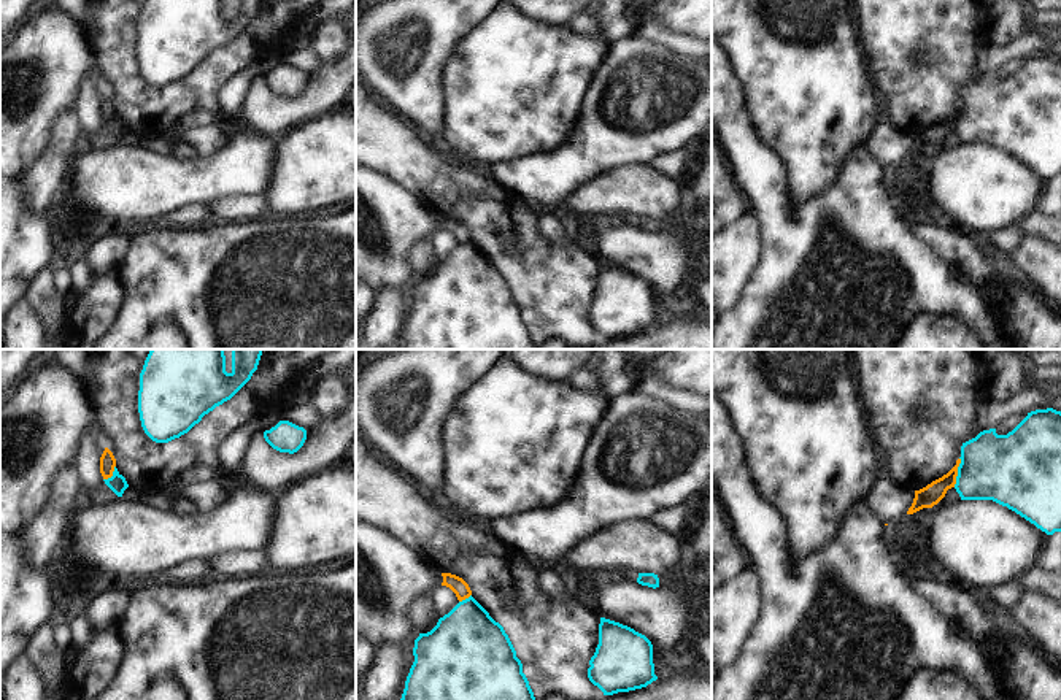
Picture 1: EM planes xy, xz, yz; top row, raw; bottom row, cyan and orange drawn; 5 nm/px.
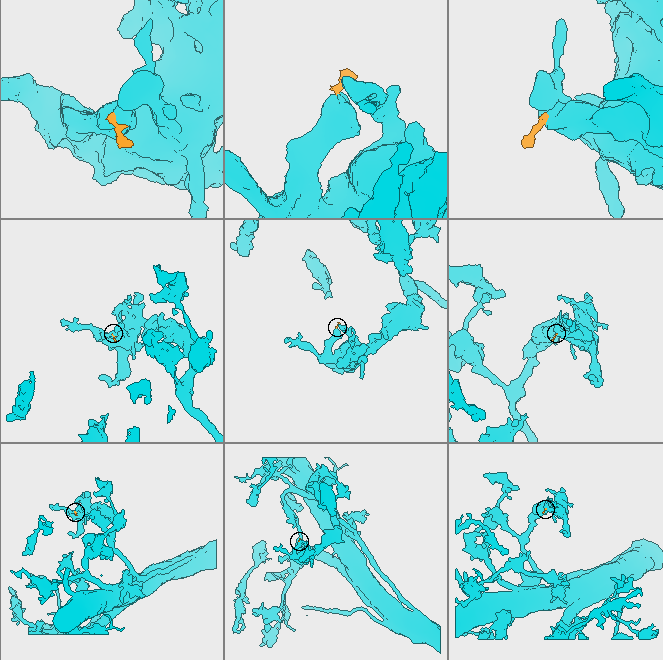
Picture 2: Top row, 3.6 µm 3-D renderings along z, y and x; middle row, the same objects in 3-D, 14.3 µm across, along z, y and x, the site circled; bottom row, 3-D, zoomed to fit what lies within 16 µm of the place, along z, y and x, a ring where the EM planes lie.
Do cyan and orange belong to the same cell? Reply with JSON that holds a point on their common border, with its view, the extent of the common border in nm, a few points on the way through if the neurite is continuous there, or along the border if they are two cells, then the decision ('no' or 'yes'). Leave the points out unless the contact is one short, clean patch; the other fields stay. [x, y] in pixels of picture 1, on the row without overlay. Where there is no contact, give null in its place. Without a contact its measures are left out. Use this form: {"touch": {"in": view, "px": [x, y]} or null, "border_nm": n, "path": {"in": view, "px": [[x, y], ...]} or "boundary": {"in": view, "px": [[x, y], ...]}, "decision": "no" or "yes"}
{"touch": {"in": "yz", "px": [958, 116]}, "border_nm": 160, "boundary": {"in": "yz", "px": [[960, 102], [953, 130]]}, "decision": "no"}

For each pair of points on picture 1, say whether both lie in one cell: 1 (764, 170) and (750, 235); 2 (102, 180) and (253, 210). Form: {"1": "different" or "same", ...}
{"1": "different", "2": "different"}

